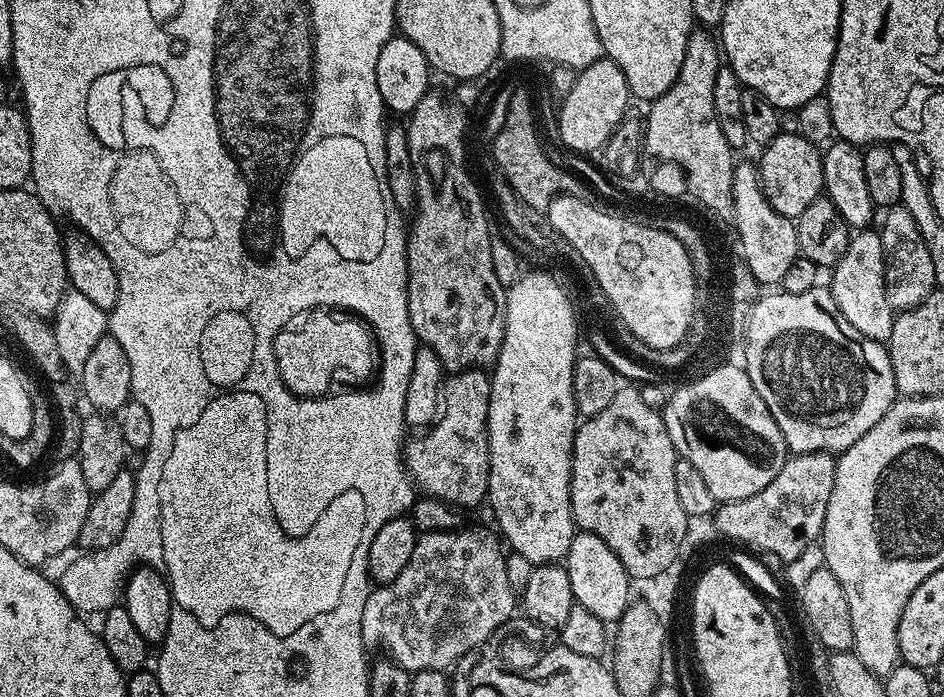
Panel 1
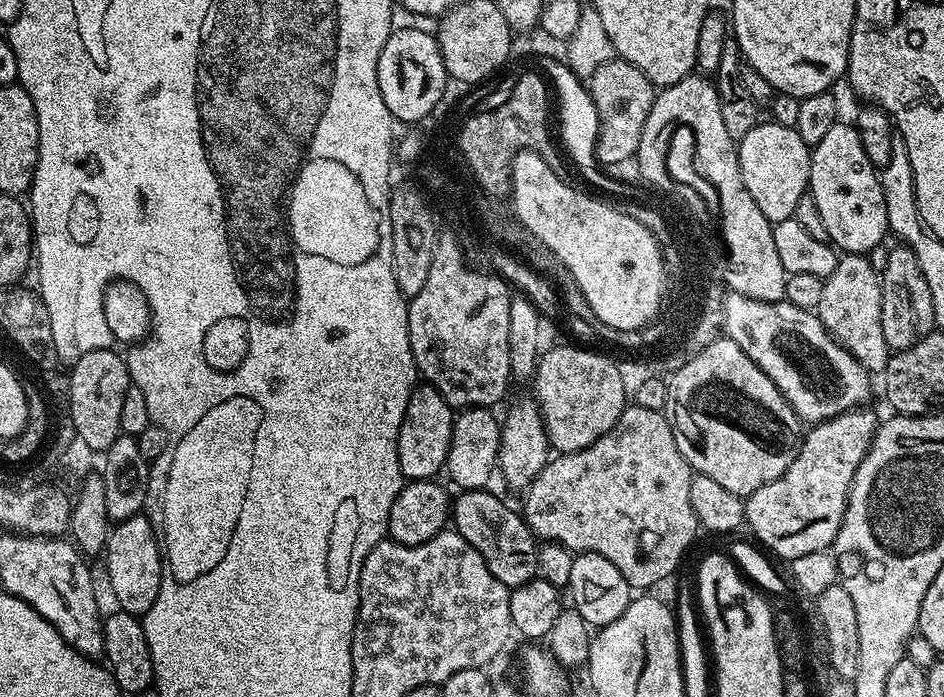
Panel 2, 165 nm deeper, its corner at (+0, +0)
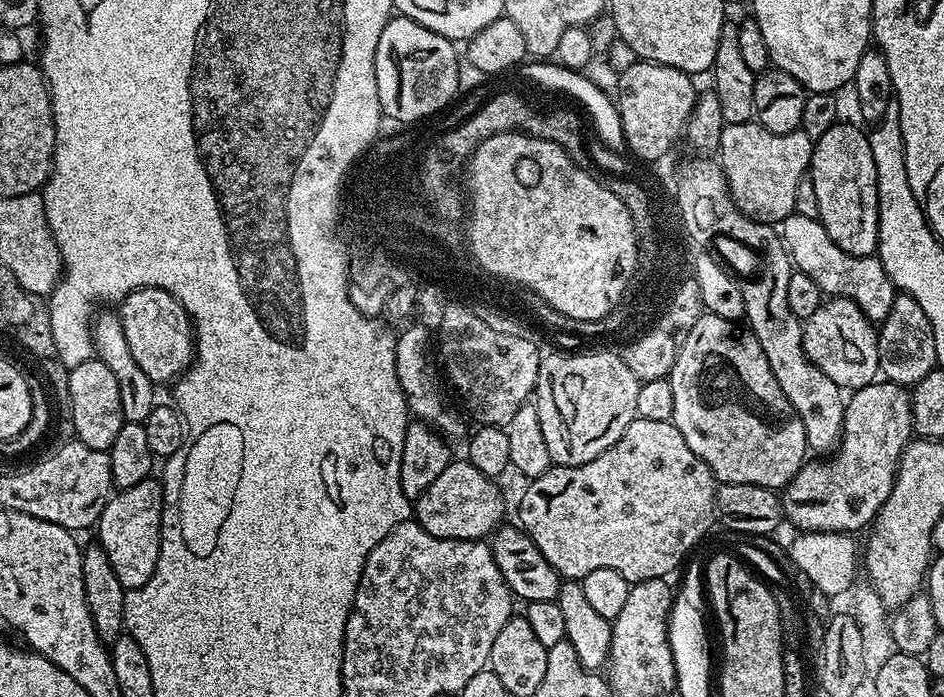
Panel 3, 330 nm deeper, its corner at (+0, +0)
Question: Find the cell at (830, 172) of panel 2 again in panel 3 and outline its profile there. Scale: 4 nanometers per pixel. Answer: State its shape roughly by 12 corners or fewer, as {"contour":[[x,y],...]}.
{"contour":[[868,132],[815,137],[818,219],[846,254],[878,248]]}

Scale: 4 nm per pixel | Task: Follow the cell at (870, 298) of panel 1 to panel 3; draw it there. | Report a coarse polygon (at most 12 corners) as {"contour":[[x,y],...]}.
{"contour":[[847,296],[804,326],[804,353],[842,390],[881,375],[878,328]]}

